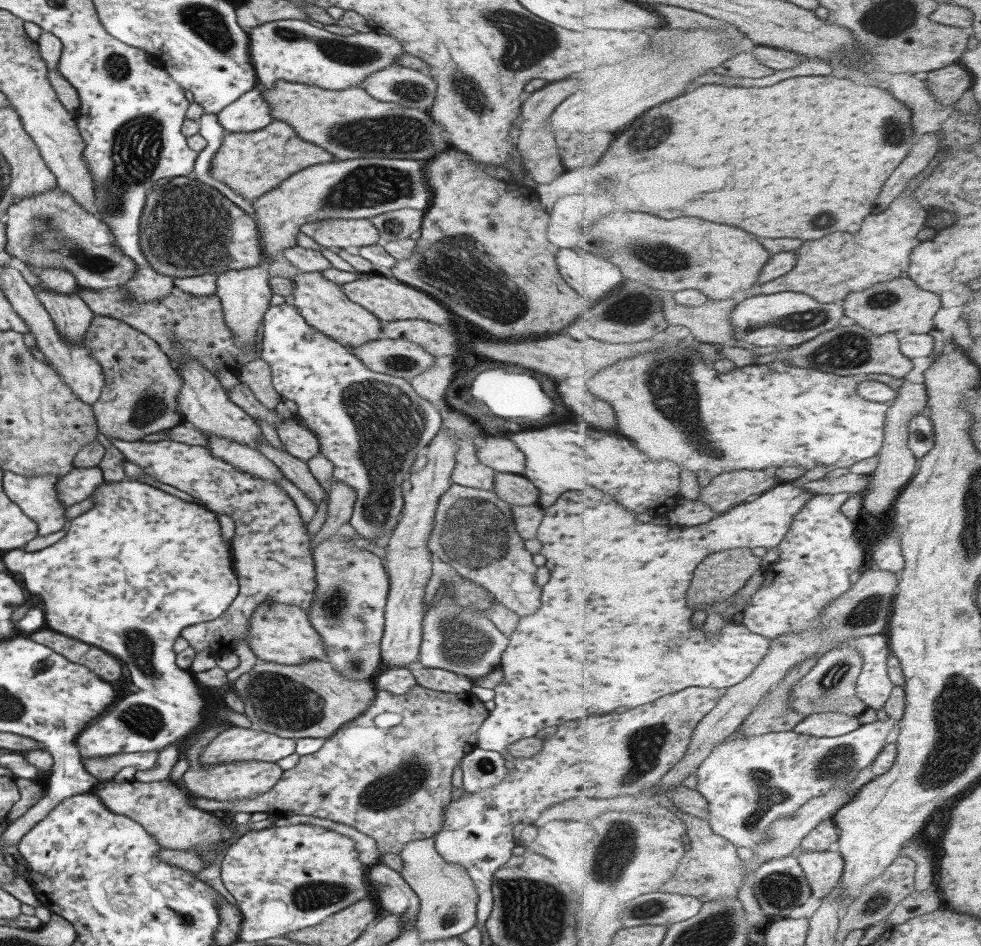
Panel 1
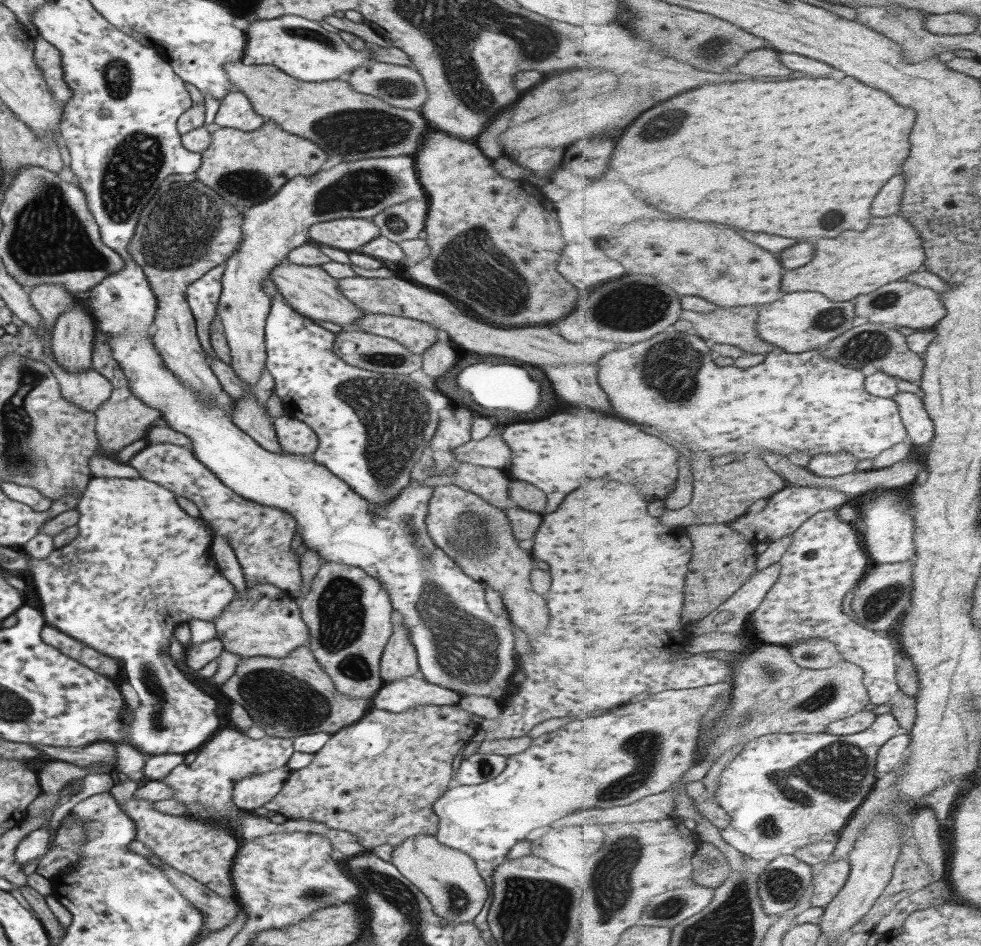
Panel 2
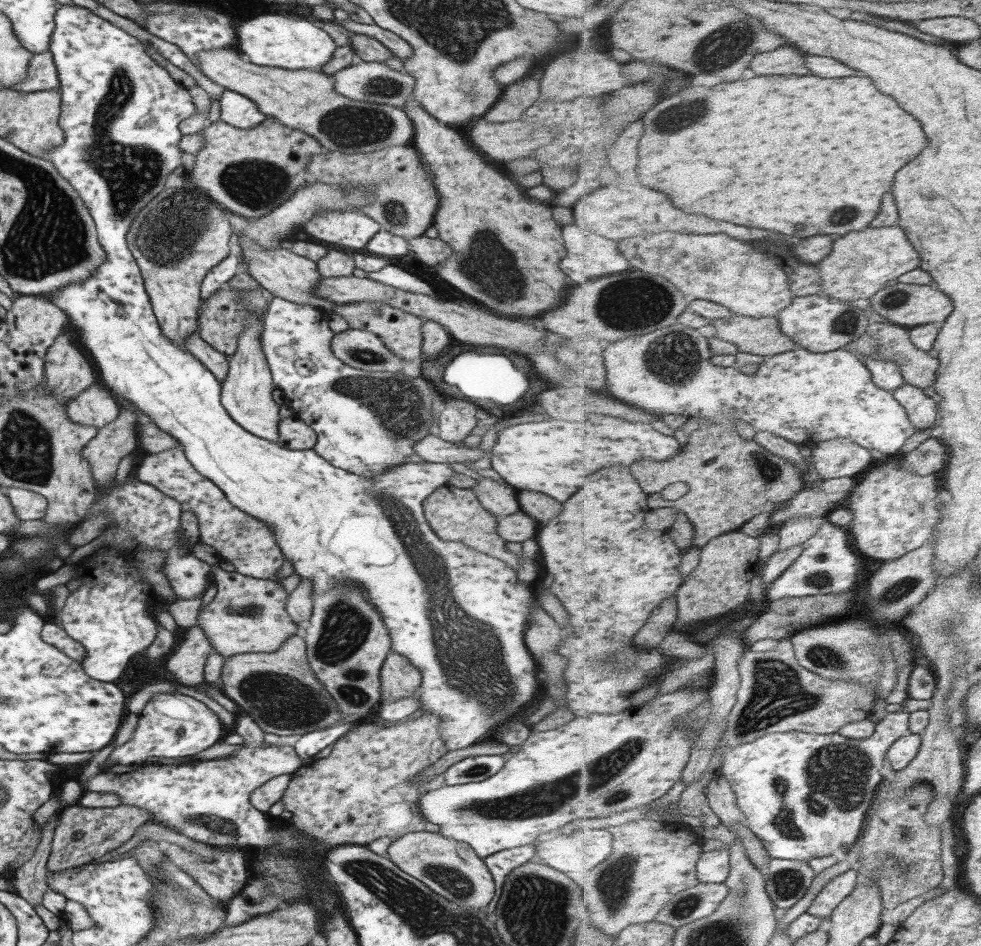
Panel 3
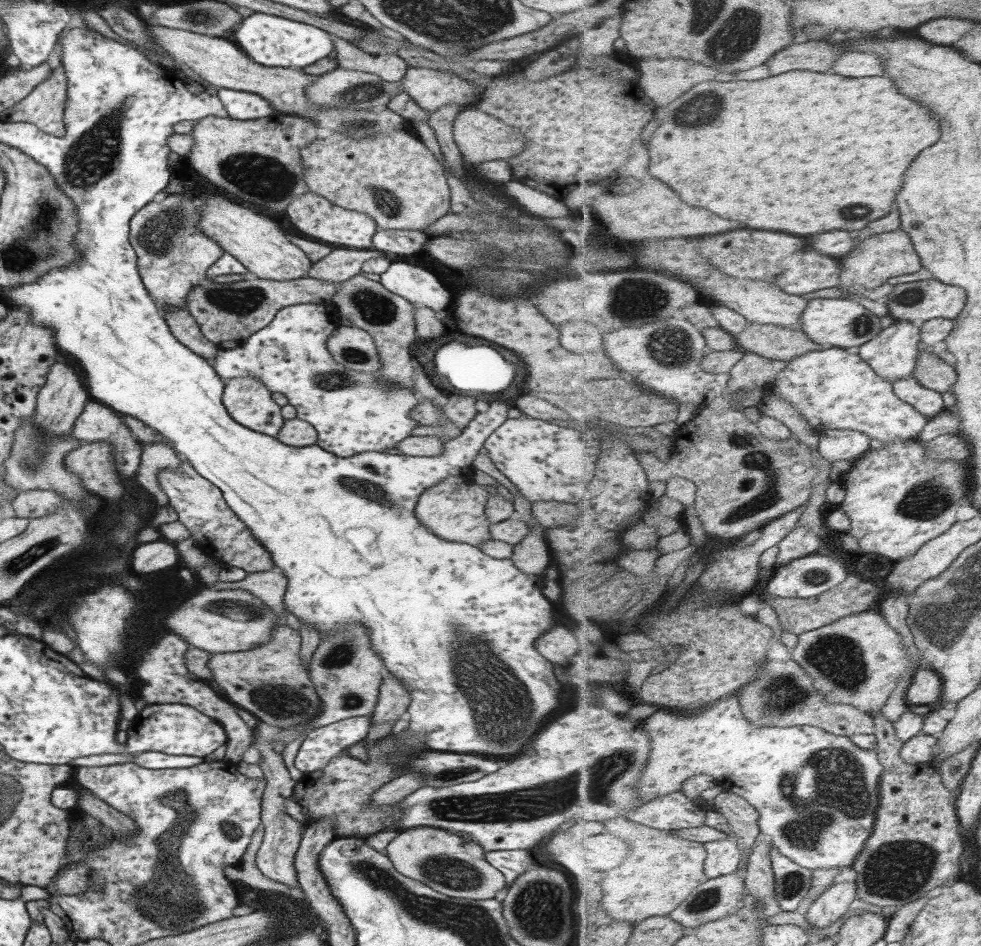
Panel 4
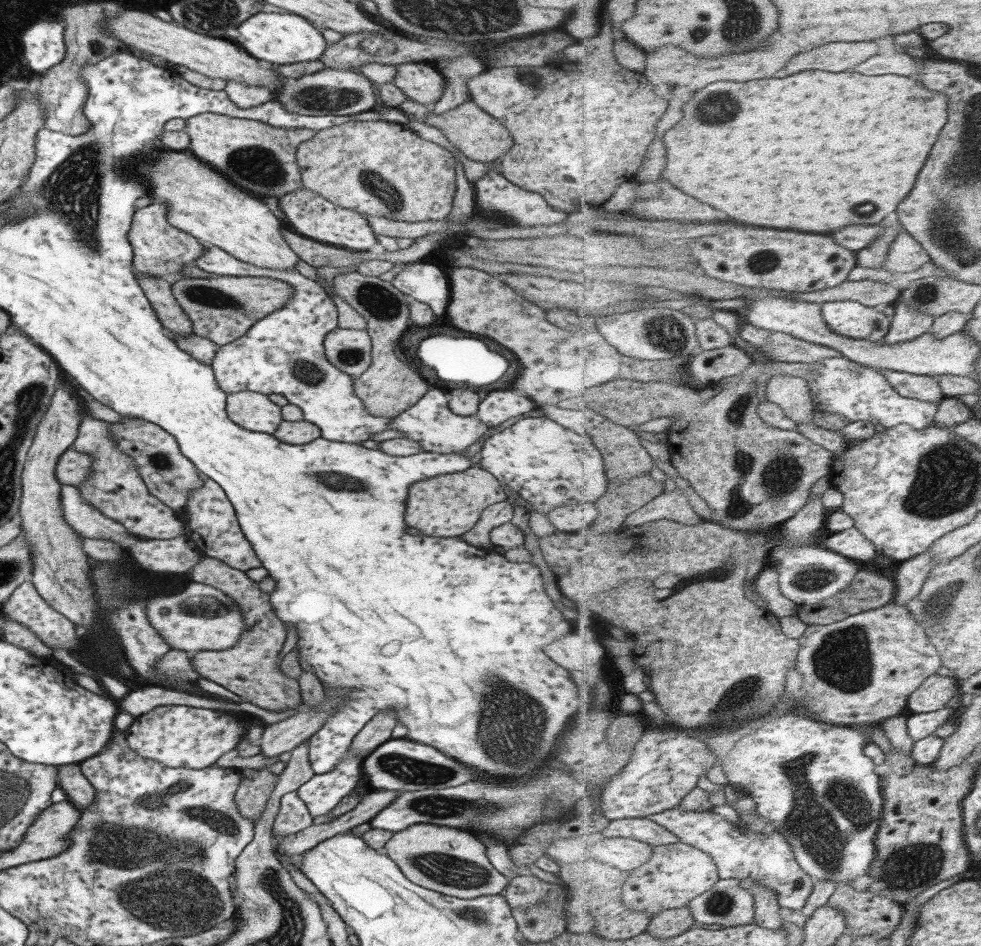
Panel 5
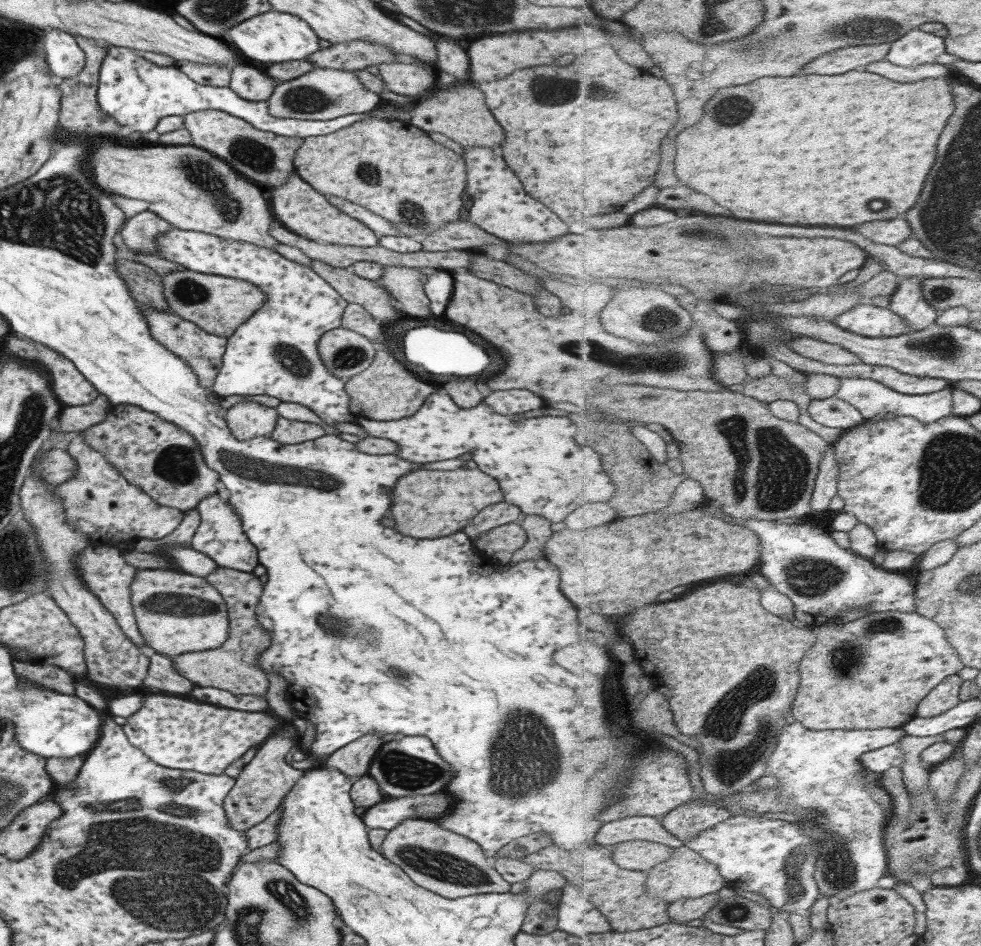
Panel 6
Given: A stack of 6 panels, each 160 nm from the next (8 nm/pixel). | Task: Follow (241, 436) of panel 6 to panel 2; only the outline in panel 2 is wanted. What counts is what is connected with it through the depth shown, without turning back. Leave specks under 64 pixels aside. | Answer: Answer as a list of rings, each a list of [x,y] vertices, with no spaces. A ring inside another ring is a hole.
[[[412,156],[365,158],[353,162],[341,161],[327,170],[319,169],[311,176],[291,178],[274,196],[242,212],[243,240],[225,262],[216,316],[220,318],[230,350],[229,365],[248,388],[242,398],[231,400],[230,419],[265,450],[283,453],[272,427],[272,418],[266,413],[266,406],[260,404],[250,390],[259,380],[266,359],[264,324],[271,300],[264,293],[262,283],[268,279],[269,271],[284,262],[293,248],[305,244],[307,230],[316,222],[338,218],[371,219],[374,214],[391,205],[423,198],[424,190],[418,181]]]

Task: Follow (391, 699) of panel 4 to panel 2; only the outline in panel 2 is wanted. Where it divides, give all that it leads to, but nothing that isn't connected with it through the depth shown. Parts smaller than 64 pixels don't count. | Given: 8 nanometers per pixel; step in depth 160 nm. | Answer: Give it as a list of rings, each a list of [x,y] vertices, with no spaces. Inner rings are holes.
[[[393,611],[392,633],[388,638],[379,661],[379,672],[383,682],[401,680],[415,674],[418,669],[415,649],[410,645],[400,616]]]

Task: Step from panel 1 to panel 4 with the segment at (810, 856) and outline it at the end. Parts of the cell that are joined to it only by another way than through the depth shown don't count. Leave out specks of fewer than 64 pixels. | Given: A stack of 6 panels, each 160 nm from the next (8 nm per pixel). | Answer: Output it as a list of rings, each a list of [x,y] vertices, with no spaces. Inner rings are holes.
[[[857,881],[835,883],[811,904],[805,918],[814,928],[827,928],[851,913],[849,906],[855,898],[858,898]]]

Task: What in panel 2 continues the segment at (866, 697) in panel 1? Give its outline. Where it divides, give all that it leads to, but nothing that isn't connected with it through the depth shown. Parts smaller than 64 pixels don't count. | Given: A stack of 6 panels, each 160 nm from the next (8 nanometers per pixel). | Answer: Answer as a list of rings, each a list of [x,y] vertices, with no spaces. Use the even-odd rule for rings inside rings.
[[[838,509],[822,510],[809,517],[793,534],[793,544],[780,560],[782,564],[779,580],[767,593],[763,604],[752,614],[750,621],[755,628],[755,636],[763,644],[790,646],[793,643],[829,639],[836,644],[838,651],[847,661],[859,665],[865,671],[864,683],[868,688],[871,702],[875,705],[890,704],[901,692],[897,678],[899,665],[895,660],[895,648],[892,639],[885,633],[867,629],[844,614],[843,600],[868,573],[871,566],[871,554],[864,544],[864,534],[861,524],[845,522],[839,515]]]

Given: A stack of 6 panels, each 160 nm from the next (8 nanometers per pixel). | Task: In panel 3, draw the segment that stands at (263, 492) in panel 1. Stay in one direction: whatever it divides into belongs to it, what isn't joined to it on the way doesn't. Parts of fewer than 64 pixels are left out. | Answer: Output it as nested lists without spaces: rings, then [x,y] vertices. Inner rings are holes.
[[[179,446],[163,452],[147,453],[139,463],[135,478],[173,498],[181,505],[182,512],[194,514],[198,525],[199,542],[212,546],[219,559],[229,561],[235,572],[255,579],[279,580],[276,578],[276,572],[284,563],[284,558],[267,526],[231,506],[219,487],[203,478],[189,464]]]

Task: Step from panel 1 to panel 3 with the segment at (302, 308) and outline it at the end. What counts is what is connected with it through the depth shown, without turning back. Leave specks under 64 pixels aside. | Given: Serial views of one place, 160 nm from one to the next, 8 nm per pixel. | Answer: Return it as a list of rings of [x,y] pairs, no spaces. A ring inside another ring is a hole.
[[[237,234],[237,236],[237,246],[243,255],[240,259],[243,260],[242,265],[245,267],[245,272],[259,283],[261,288],[268,290],[275,298],[282,298],[293,304],[301,304],[301,306],[311,306],[328,315],[333,313],[333,303],[314,295],[314,287],[321,280],[316,270],[316,262],[297,256],[297,254],[291,254],[288,247],[265,250],[257,246],[257,243],[251,242],[249,238],[245,238],[245,235]]]

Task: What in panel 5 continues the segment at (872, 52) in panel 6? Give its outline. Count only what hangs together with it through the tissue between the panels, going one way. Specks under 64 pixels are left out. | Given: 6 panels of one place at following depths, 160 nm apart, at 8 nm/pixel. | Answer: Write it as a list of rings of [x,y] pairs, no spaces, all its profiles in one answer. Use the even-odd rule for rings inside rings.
[[[874,41],[835,42],[821,46],[817,50],[798,54],[787,64],[787,70],[781,70],[777,78],[785,78],[803,70],[827,70],[827,72],[845,72],[859,66],[871,56],[879,54],[879,44]]]

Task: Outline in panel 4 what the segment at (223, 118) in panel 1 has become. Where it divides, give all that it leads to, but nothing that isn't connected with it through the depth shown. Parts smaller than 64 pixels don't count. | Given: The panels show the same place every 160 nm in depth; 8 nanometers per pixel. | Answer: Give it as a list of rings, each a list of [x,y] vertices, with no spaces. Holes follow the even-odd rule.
[[[218,87],[217,98],[225,107],[228,117],[246,121],[269,116],[273,112],[270,104],[258,94]]]

